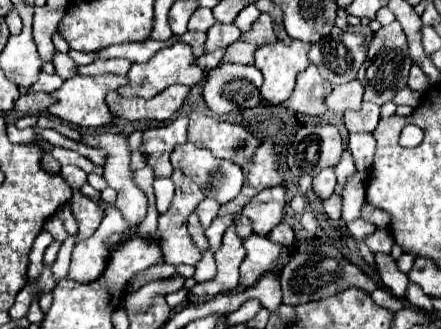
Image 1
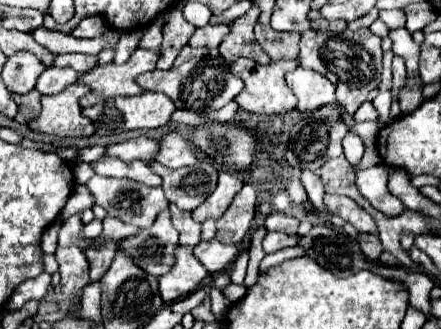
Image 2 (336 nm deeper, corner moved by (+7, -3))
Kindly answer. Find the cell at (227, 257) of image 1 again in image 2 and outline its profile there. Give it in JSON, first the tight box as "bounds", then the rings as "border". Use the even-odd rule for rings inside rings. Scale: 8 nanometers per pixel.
{"bounds":[159,247,209,301],"border":[[[177,247],[177,265],[159,277],[159,289],[163,301],[177,301],[197,291],[209,271],[195,257],[193,247]]]}

